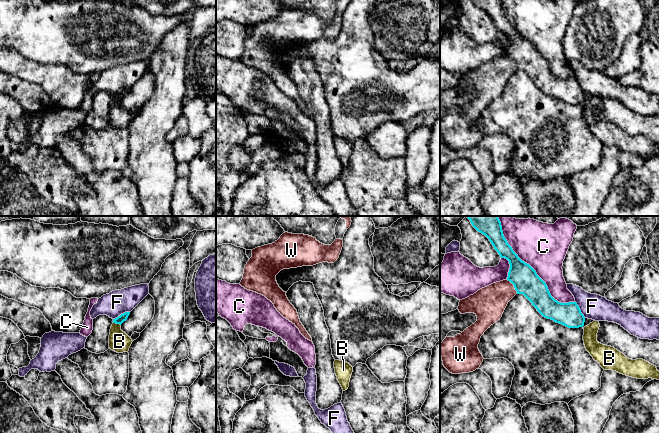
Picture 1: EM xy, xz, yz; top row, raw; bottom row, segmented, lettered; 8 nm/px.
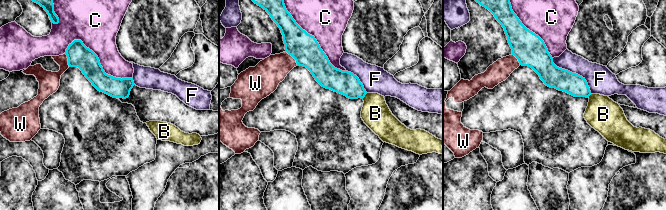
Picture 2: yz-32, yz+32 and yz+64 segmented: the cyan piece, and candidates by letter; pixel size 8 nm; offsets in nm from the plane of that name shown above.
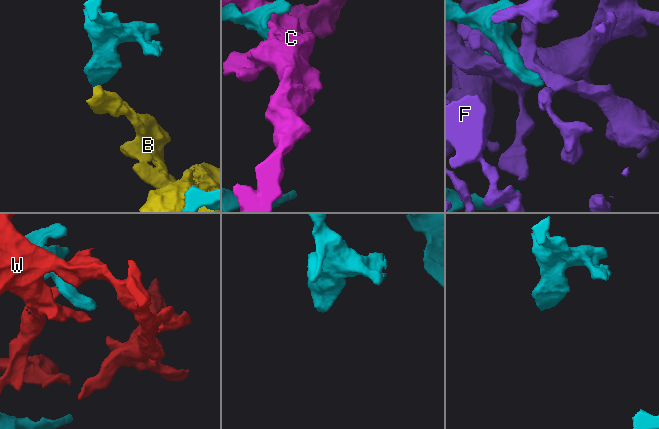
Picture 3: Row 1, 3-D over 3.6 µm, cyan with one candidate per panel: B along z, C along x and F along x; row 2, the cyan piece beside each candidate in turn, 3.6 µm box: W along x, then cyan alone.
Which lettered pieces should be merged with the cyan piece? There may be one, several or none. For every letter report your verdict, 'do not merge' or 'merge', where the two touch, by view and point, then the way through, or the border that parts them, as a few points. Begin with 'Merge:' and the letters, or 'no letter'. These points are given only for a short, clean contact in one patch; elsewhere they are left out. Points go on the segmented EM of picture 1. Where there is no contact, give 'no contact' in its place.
Merge: no letter
B: do not merge | xy (117, 323) | along xy (113, 322), (120, 325)
C: do not merge | yz (530, 266)
F: do not merge | xy (121, 314)
W: do not merge | yz (514, 286)

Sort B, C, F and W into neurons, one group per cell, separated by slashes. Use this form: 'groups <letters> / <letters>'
groups B / C / F / W

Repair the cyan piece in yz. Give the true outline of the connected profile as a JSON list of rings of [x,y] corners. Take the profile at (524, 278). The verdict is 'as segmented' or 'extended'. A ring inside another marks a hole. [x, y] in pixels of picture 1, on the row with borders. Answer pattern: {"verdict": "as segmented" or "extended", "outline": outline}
{"verdict": "as segmented", "outline": [[[466,216],[472,226],[480,233],[485,235],[501,258],[509,261],[510,269],[507,280],[513,285],[517,294],[523,294],[545,318],[551,319],[556,323],[562,324],[568,328],[579,328],[584,326],[585,317],[576,302],[561,303],[555,300],[546,285],[546,283],[537,275],[536,271],[527,263],[522,261],[508,244],[502,231],[501,222],[498,216]]]}

